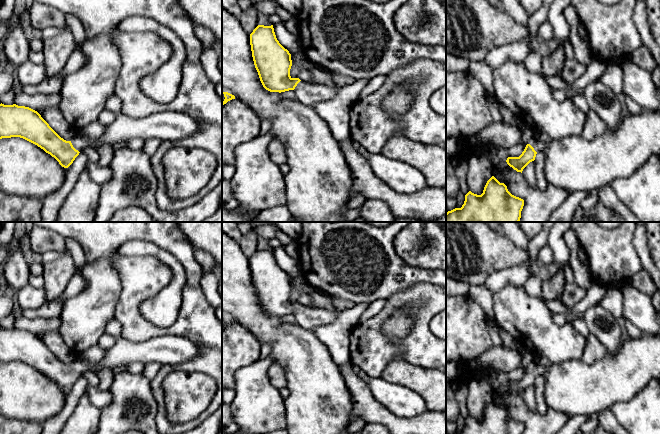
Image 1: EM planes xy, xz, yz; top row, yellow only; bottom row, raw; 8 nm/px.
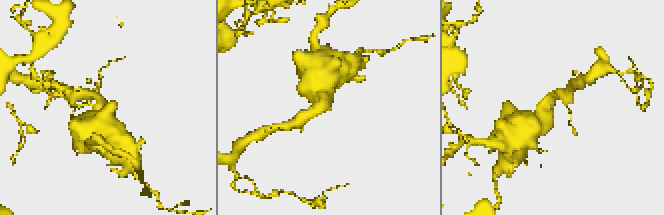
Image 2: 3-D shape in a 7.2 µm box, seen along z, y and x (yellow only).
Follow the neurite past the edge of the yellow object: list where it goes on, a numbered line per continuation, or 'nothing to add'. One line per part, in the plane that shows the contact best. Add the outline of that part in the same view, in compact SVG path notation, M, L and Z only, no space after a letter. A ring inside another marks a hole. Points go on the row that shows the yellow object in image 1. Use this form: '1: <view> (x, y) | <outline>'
1: xy (167, 126) | M122 112L116 114L116 118L107 126L105 133L97 138L90 141L75 137L71 143L73 147L82 152L85 148L91 147L96 148L101 144L112 145L117 142L130 141L135 138L140 139L152 139L158 138L162 141L178 141L180 139L187 138L197 131L197 122L192 119L189 115L182 112L159 112L152 114L144 118L131 118L124 115Z

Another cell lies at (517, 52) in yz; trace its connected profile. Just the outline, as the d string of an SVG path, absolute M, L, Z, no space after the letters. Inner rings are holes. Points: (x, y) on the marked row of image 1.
M526 37L514 43L496 47L487 54L484 60L493 69L501 66L507 61L516 63L524 62L525 58L530 53L530 41L530 38Z

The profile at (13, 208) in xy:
M0 190L0 222L41 222L42 206L42 199Z

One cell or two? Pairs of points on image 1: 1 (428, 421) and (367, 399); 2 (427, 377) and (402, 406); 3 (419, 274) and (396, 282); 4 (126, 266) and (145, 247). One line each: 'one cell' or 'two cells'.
1: one cell
2: two cells
3: one cell
4: two cells

